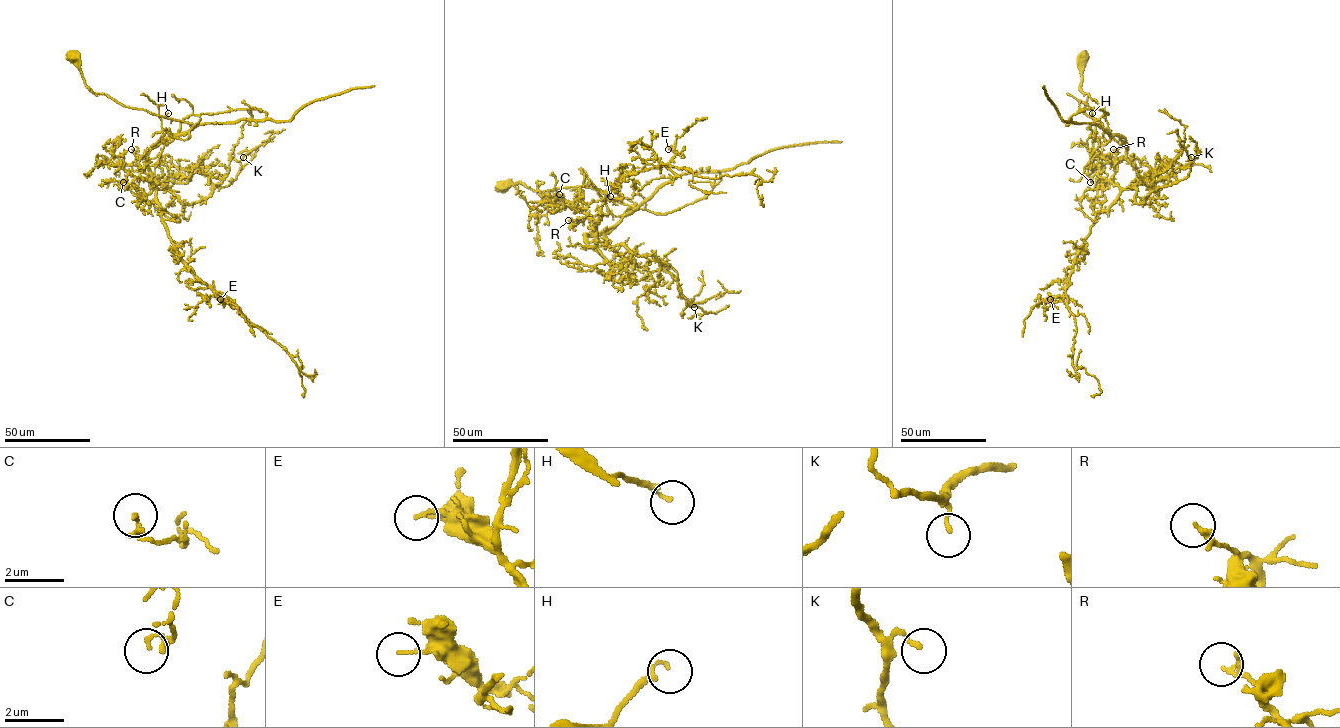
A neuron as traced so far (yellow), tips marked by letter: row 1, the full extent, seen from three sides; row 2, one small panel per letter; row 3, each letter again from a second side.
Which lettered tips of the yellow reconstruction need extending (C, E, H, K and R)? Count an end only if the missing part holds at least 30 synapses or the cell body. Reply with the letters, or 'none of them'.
none of them

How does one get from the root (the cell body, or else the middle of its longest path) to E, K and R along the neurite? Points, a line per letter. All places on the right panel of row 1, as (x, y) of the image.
E: (1083, 58), (1084, 112), (1124, 143), (1137, 182), (1095, 212), (1064, 298), (1050, 299)
K: (1083, 58), (1084, 112), (1124, 143), (1136, 170), (1137, 203), (1185, 178), (1191, 157)
R: (1083, 58), (1084, 112), (1124, 143), (1137, 175), (1128, 188), (1110, 181), (1117, 167), (1113, 149)

